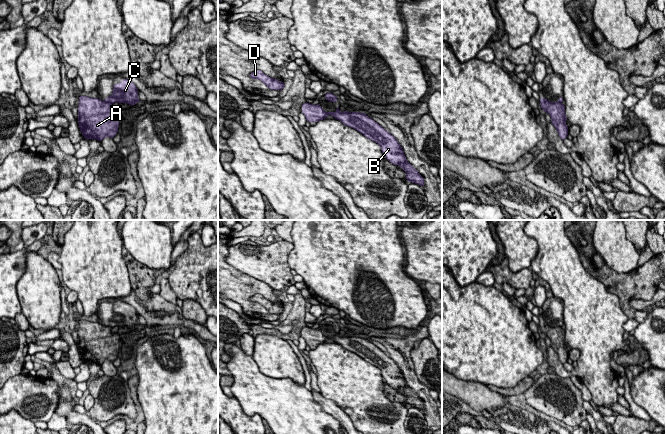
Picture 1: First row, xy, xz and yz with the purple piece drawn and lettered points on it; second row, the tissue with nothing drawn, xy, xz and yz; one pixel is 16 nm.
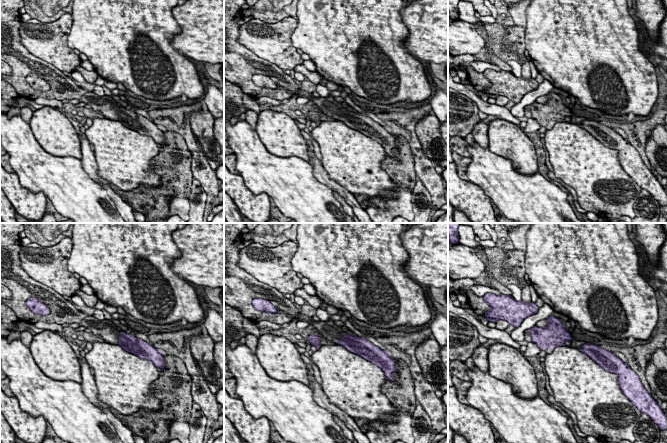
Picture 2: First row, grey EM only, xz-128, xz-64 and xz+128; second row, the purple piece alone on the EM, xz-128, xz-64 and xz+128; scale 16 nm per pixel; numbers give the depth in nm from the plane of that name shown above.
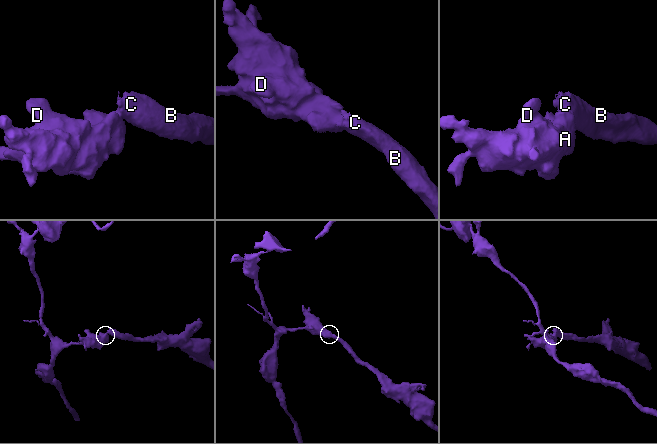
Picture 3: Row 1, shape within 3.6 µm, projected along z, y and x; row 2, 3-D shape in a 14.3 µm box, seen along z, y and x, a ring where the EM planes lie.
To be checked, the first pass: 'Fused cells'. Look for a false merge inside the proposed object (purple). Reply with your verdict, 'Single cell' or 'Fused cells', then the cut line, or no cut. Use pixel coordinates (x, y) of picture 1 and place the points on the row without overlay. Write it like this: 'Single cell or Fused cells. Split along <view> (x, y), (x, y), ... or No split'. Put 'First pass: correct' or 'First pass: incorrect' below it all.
Fused cells. Split along xy (106, 323), (111, 327)
First pass: correct

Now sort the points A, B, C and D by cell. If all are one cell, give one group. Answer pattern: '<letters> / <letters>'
A D / B C

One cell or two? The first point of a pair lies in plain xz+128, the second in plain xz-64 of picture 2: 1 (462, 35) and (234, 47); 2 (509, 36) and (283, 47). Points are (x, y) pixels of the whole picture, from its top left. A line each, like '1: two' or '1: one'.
1: two
2: one

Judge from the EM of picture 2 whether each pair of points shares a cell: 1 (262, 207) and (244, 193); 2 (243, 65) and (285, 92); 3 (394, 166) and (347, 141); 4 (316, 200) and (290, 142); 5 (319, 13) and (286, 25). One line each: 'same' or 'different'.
1: same
2: same
3: different
4: different
5: different

